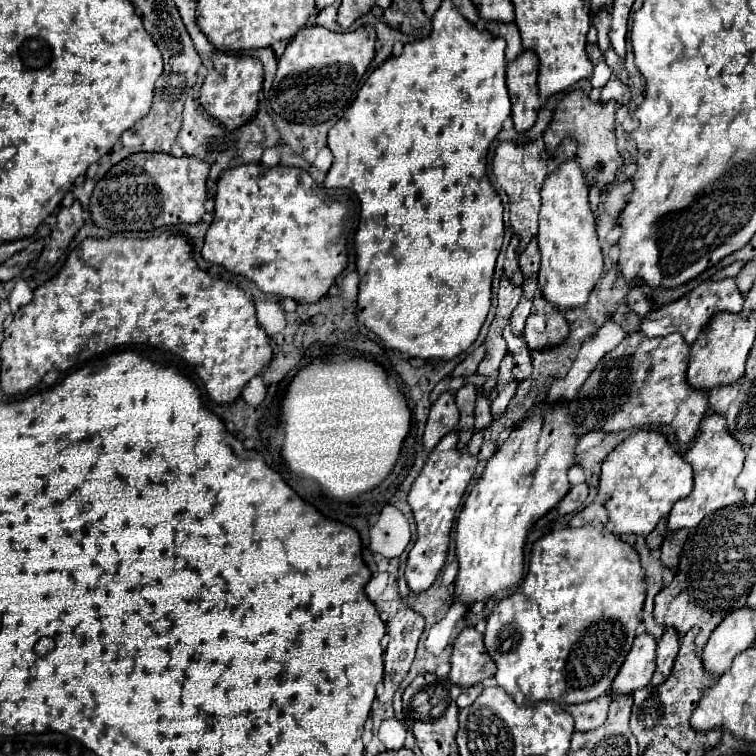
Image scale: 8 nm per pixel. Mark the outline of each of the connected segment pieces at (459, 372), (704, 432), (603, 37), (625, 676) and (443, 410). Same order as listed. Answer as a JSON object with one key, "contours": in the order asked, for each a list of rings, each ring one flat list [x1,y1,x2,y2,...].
{"contours":[[[480,345,476,351,472,351,464,361,460,361,458,365,456,365,456,369,452,371,452,377,466,377,466,375,474,375,476,373,476,367,478,367,478,363,482,361,482,357,484,357,484,347]],[[716,413,704,417,692,447,684,453,684,461,690,463,694,469,694,489,686,499,680,499,674,505,672,513,668,515,668,531,692,529,706,515,712,515,716,509,742,503,744,493,734,485,734,479,742,469,744,457,746,457,744,447,736,439,732,439,732,435,726,429,726,419]],[[606,11,596,13,596,15,592,17,592,25,594,25,596,31,598,31,598,47,600,47,600,51,608,51,608,47,610,47,610,39,608,39,610,13,606,13]],[[640,633,636,637,624,665,620,667,620,673,616,675,616,681,612,681,612,693,634,693,636,689,648,685,648,681,652,679,652,673,654,673,654,649,656,649,654,637,650,637,648,633]],[[442,393,438,397,438,401,432,405,430,409,430,417,428,417,428,423,426,423,426,431,424,431,424,451,430,453,436,443,440,441,442,435,454,431,458,427,458,407,454,403,454,395,452,393]]]}

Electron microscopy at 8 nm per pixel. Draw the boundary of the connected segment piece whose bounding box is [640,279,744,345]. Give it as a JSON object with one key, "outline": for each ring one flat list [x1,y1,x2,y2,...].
{"outline":[[722,279,722,281,702,281,698,287,694,287,690,293,684,297,664,303,650,311,642,321,640,321,640,333,644,337,664,337,670,333,680,333,688,345,692,345,698,335,704,331,708,321,718,311,728,311,728,313,740,313,744,305,744,295,736,289,732,279]]}

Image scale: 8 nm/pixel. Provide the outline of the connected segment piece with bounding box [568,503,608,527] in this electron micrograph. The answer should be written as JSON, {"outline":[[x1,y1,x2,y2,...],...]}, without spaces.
{"outline":[[590,503,586,509,578,511,578,513,570,519,568,525,570,525,570,527,582,527,582,525,594,521,594,519,598,519,600,523,606,523,606,521,608,521,606,509,604,509,600,503]]}

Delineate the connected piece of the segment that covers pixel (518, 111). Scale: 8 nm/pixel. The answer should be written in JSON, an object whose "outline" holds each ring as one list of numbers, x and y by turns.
{"outline":[[532,51,520,53,520,57,506,67,506,85,512,99,512,119,518,133,526,133,540,111,538,97,538,57]]}

